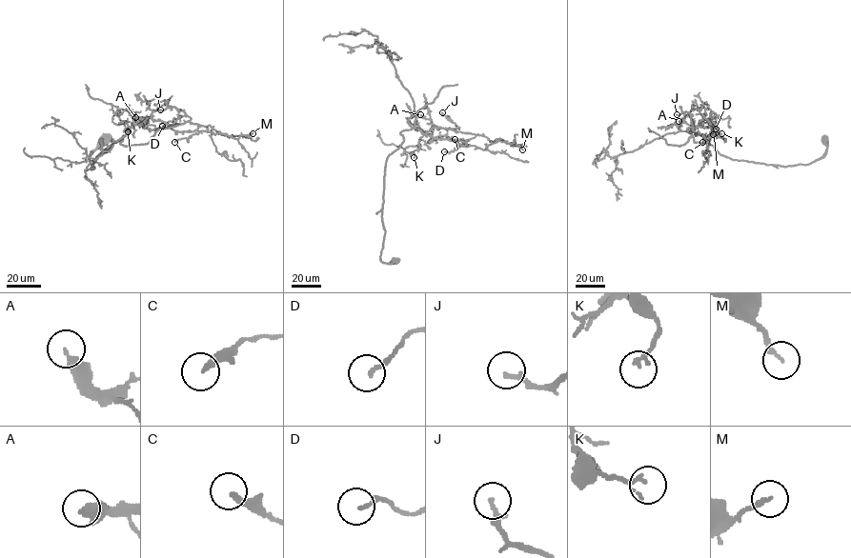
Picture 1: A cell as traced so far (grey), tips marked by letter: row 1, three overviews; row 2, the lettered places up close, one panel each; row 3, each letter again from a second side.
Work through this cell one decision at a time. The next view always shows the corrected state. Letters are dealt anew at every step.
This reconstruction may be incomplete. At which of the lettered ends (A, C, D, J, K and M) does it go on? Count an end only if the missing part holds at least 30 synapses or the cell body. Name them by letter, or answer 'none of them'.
none of them

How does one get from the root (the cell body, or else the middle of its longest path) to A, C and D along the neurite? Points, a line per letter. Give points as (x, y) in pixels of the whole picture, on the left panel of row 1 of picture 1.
A: (105, 138), (90, 155), (91, 169), (111, 142), (133, 125), (149, 122), (135, 117)
C: (105, 138), (90, 155), (91, 169), (96, 157), (138, 123), (199, 131), (188, 142), (174, 142)
D: (105, 138), (90, 155), (91, 169), (111, 142), (143, 119), (171, 125), (191, 118), (183, 115), (162, 126)

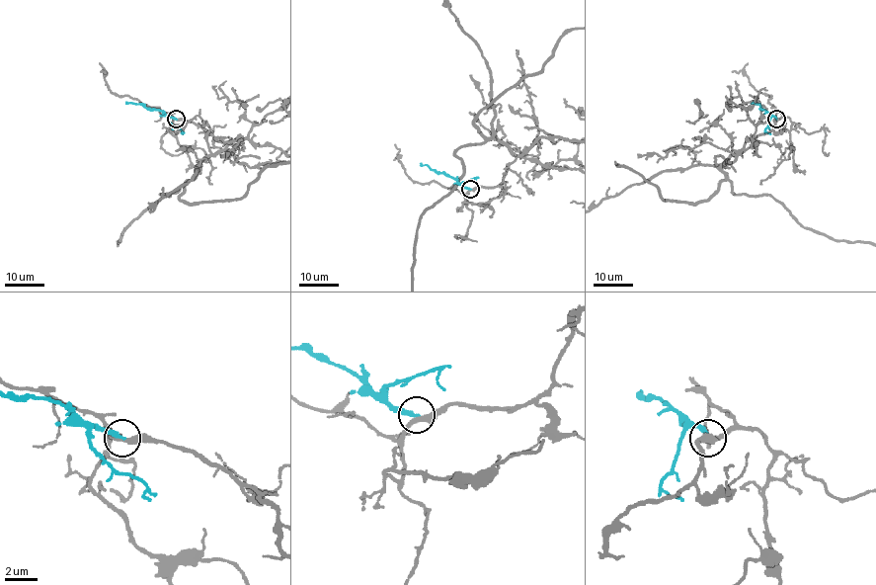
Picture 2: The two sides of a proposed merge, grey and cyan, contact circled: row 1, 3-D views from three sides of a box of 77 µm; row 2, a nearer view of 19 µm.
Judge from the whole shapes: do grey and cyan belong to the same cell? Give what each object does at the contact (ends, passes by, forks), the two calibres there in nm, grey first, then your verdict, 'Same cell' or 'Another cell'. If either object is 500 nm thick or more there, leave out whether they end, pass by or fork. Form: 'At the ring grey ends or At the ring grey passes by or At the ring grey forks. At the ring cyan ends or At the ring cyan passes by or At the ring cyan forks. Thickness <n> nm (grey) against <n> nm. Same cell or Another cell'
At the ring grey passes by. At the ring cyan ends. Thickness 320 nm (grey) against 280 nm. Another cell

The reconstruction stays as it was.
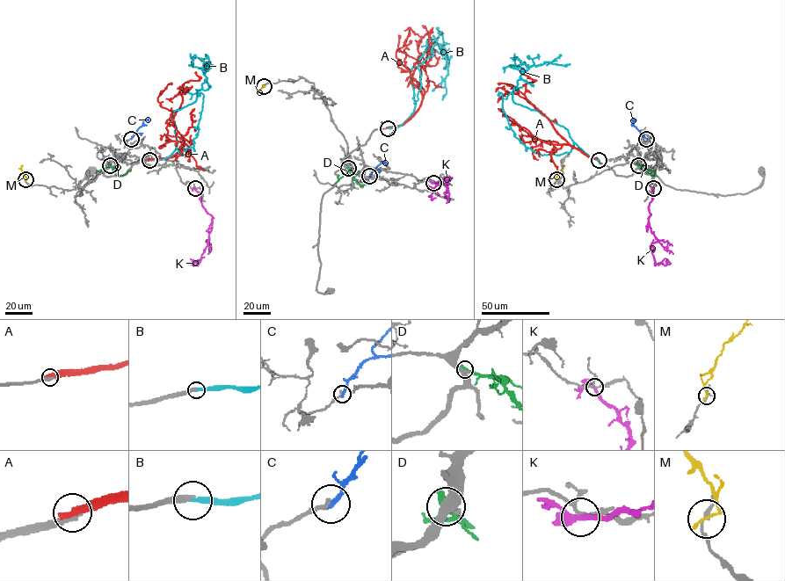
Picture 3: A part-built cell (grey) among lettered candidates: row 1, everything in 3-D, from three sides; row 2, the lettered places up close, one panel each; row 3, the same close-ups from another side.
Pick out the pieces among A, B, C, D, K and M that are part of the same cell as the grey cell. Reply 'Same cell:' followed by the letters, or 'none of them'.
Same cell: B

